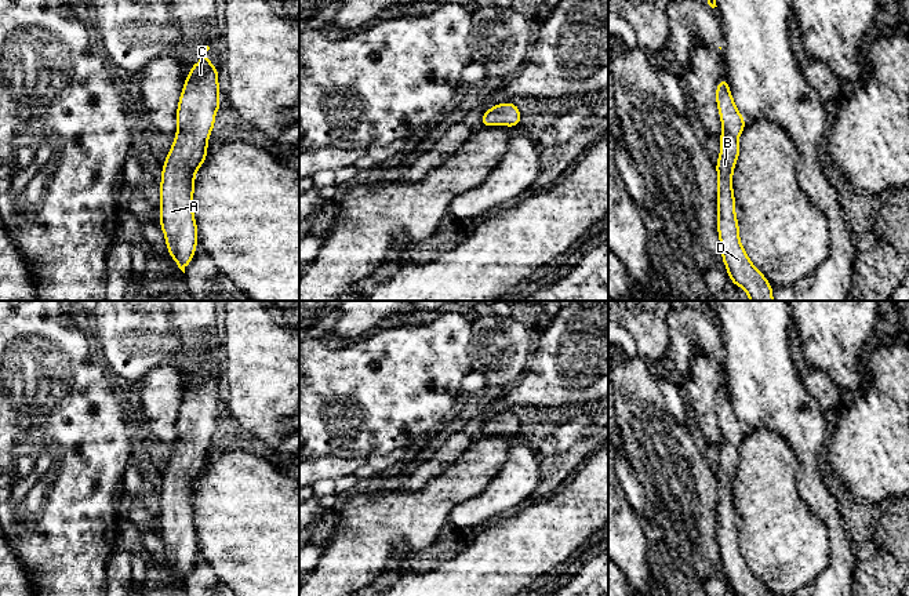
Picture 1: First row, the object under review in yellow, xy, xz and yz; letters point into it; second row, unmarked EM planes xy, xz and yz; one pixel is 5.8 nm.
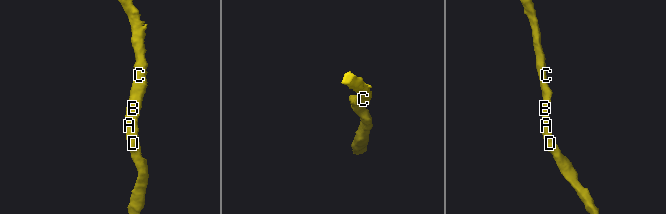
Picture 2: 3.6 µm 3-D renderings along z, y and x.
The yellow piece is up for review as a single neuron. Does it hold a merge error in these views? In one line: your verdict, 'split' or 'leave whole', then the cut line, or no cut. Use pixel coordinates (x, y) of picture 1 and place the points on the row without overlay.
leave whole; cut none

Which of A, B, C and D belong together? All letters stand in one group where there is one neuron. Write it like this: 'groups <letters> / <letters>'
groups A B C D

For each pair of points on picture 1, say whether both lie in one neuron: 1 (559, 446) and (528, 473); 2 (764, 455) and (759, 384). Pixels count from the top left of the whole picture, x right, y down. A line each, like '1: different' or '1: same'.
1: different
2: different

